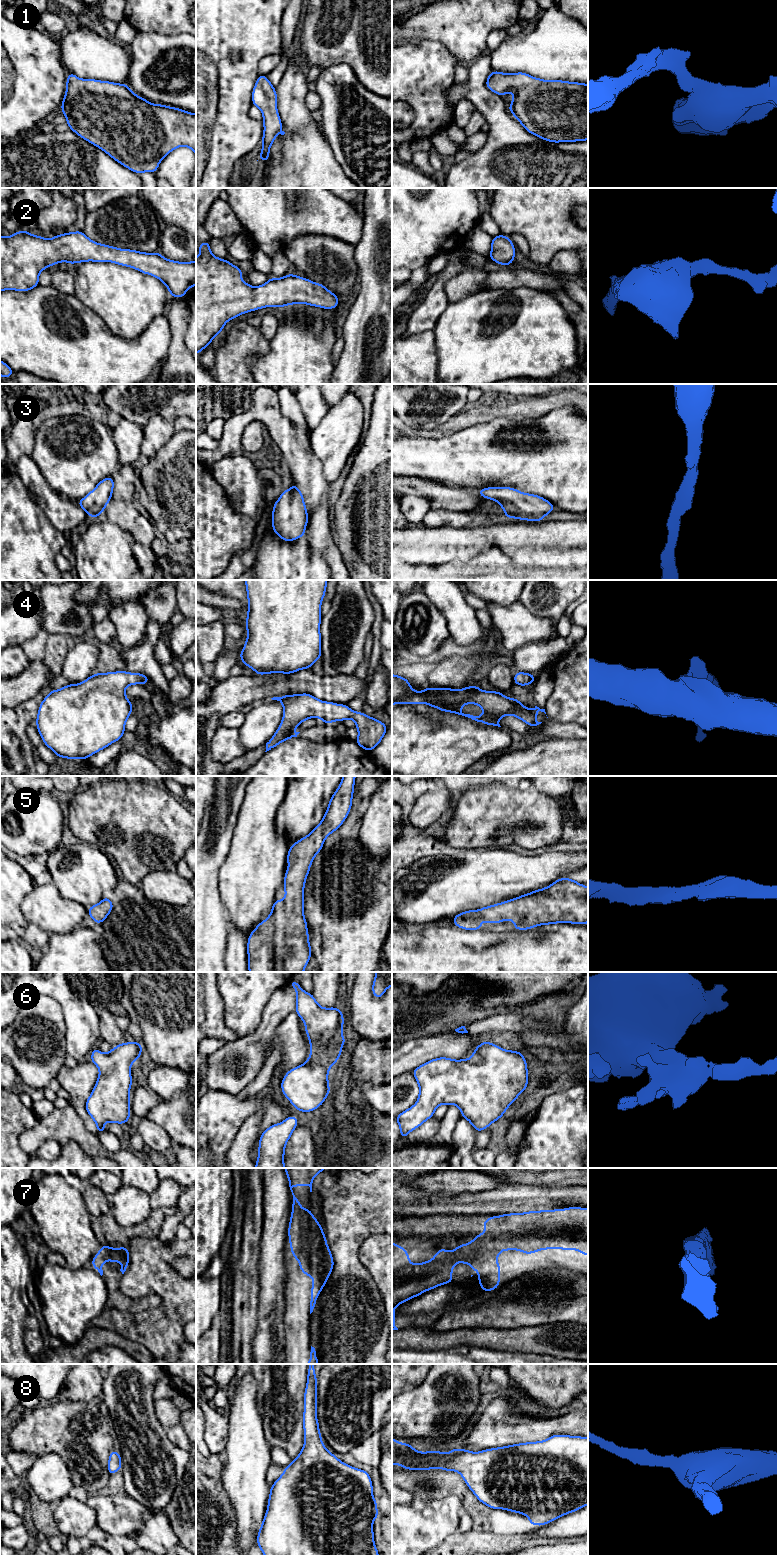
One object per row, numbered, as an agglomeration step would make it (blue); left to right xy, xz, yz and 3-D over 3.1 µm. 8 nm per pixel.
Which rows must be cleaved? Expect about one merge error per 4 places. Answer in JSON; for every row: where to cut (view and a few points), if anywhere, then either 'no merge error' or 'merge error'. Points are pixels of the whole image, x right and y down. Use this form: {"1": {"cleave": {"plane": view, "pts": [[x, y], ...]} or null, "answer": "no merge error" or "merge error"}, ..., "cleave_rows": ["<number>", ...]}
{"1": {"cleave": null, "answer": "no merge error"}, "2": {"cleave": null, "answer": "no merge error"}, "3": {"cleave": null, "answer": "no merge error"}, "4": {"cleave": null, "answer": "no merge error"}, "5": {"cleave": null, "answer": "no merge error"}, "6": {"cleave": null, "answer": "no merge error"}, "7": {"cleave": null, "answer": "no merge error"}, "8": {"cleave": null, "answer": "no merge error"}, "cleave_rows": []}

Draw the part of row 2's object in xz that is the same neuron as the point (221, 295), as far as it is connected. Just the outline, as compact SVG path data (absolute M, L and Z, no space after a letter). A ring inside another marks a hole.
M210 241L198 243L200 256L196 257L196 355L205 349L212 340L219 335L224 325L233 318L244 313L256 311L261 308L286 305L307 304L323 309L335 309L339 299L335 293L329 291L323 284L315 283L304 277L292 273L282 278L270 279L263 285L252 287L248 282L242 282L242 270L226 259L215 257L210 250Z

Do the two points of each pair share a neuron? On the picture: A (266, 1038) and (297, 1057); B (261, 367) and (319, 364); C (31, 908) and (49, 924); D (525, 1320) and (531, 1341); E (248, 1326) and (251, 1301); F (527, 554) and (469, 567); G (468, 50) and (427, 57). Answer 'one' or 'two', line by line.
A: two
B: one
C: one
D: two
E: one
F: one
G: two

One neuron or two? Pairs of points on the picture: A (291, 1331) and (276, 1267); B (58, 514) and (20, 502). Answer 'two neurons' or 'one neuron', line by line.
A: two neurons
B: two neurons

